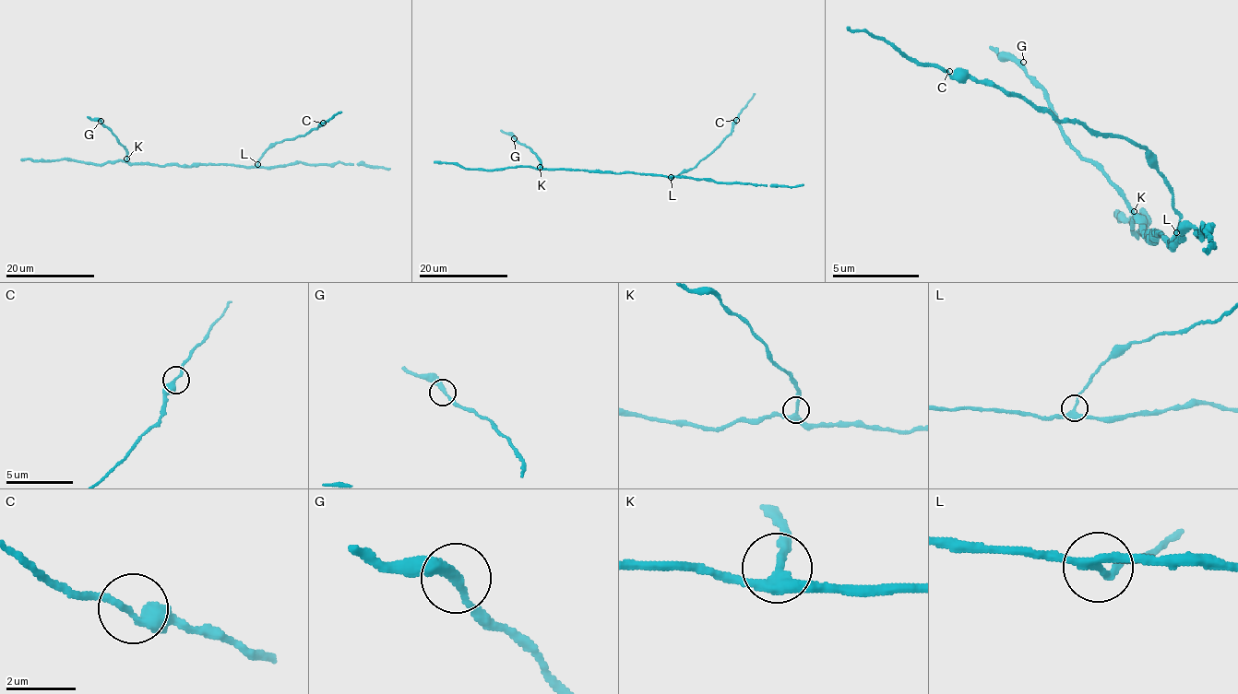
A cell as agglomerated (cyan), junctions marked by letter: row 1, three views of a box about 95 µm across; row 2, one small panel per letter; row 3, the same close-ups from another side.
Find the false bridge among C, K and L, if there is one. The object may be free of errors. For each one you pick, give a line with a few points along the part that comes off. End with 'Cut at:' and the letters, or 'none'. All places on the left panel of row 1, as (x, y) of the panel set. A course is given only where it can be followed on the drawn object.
K: foreign part runs (126, 158), (127, 150), (115, 135), (100, 121), (87, 117)
Cut at: K

